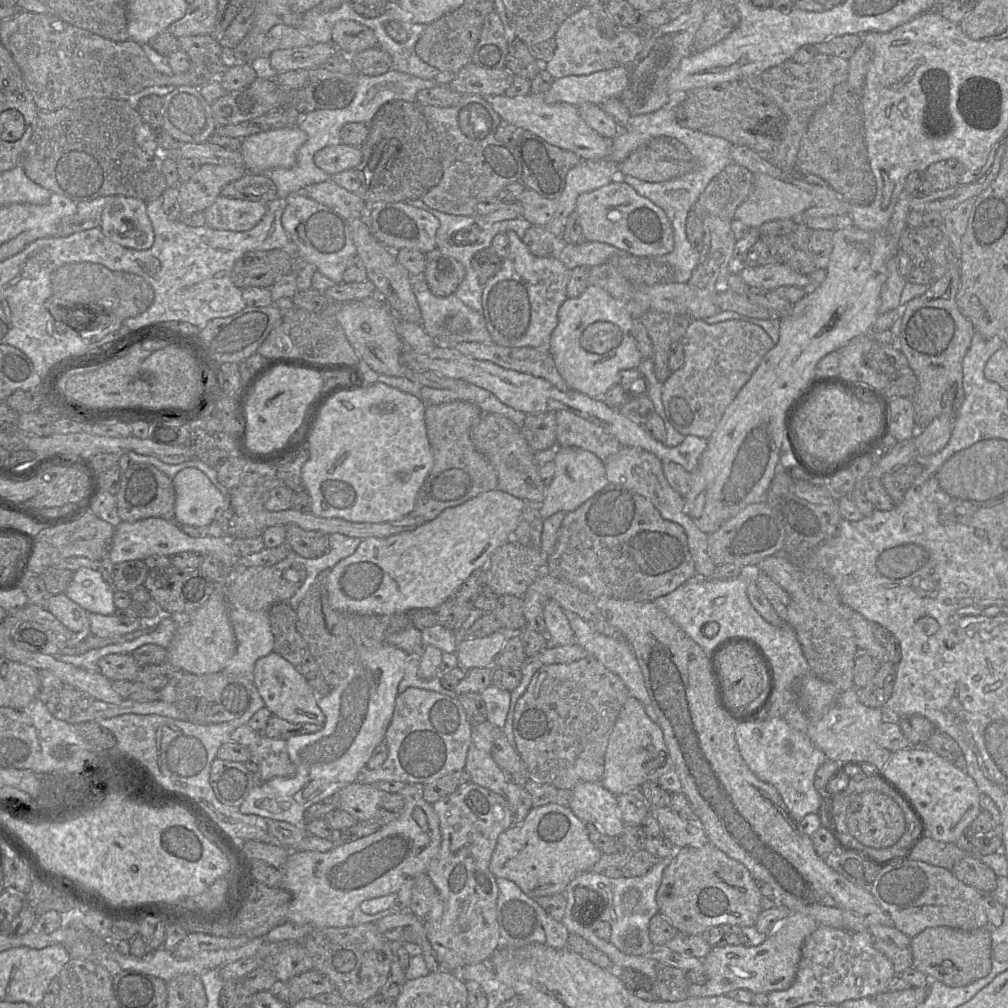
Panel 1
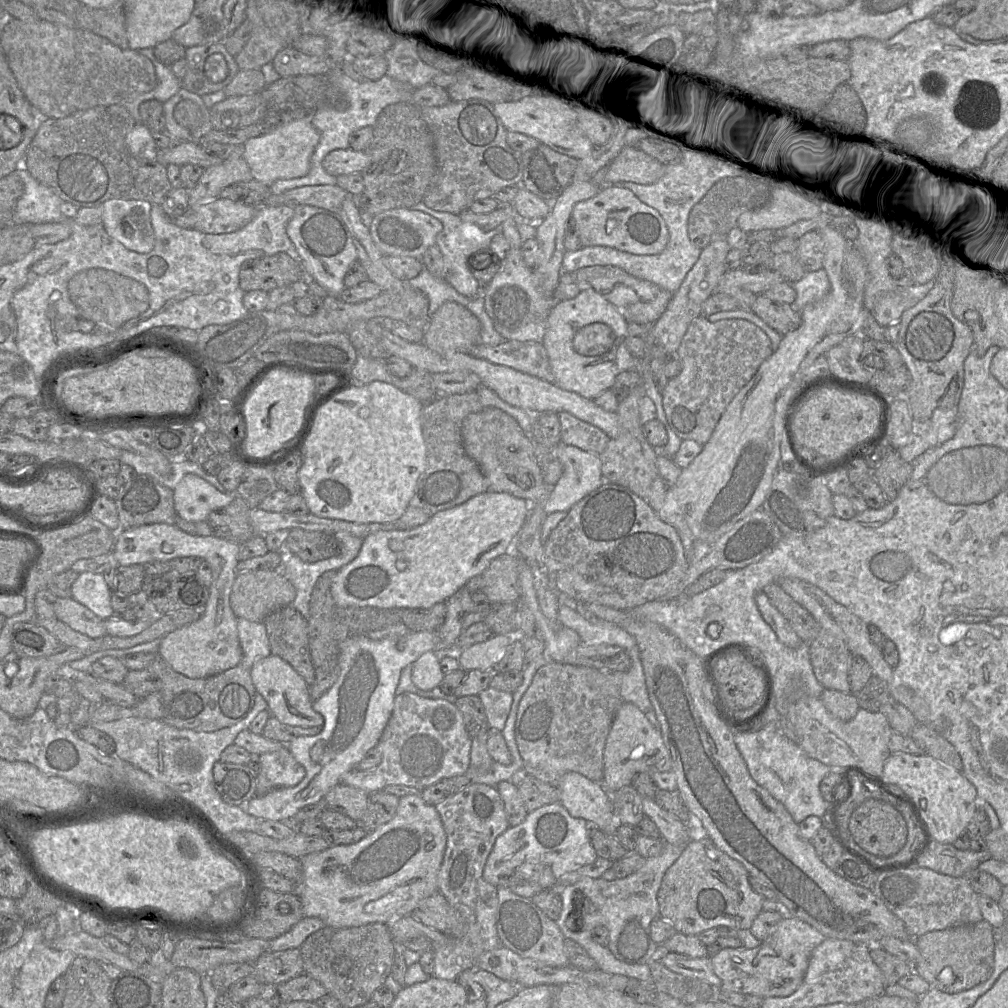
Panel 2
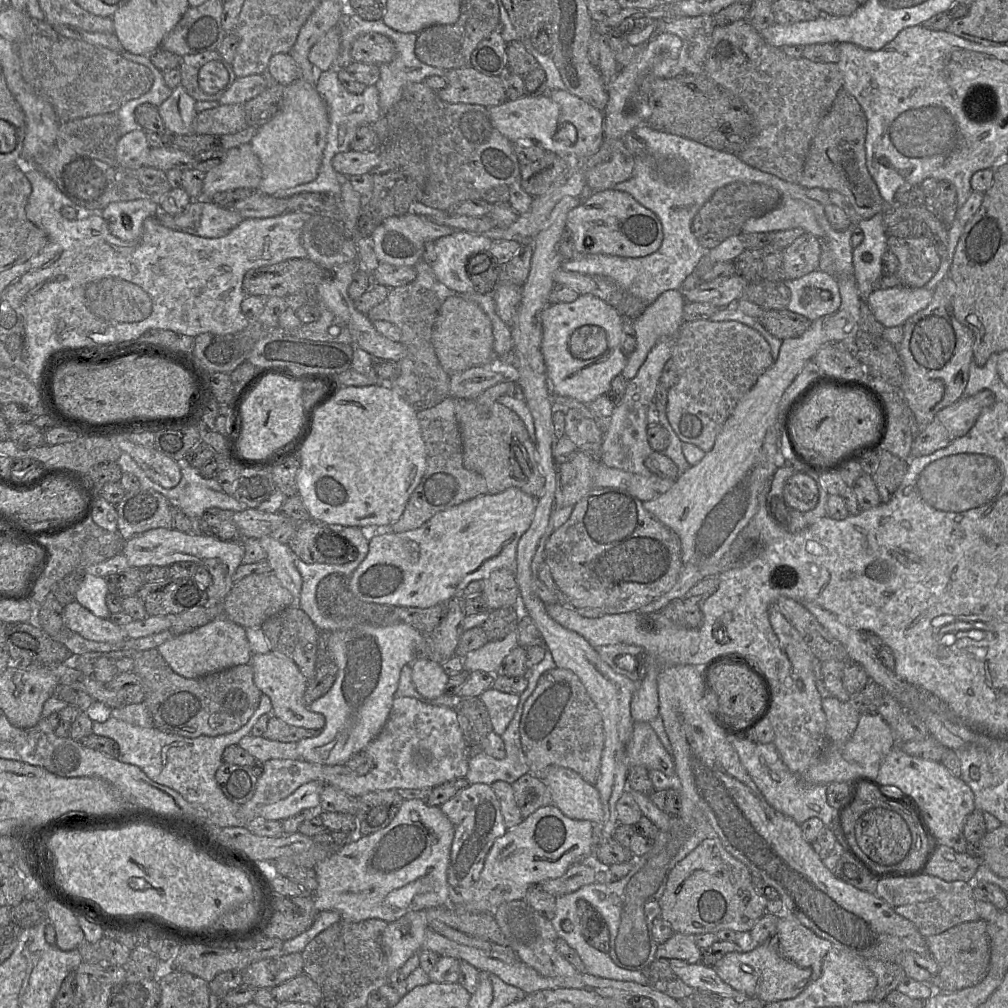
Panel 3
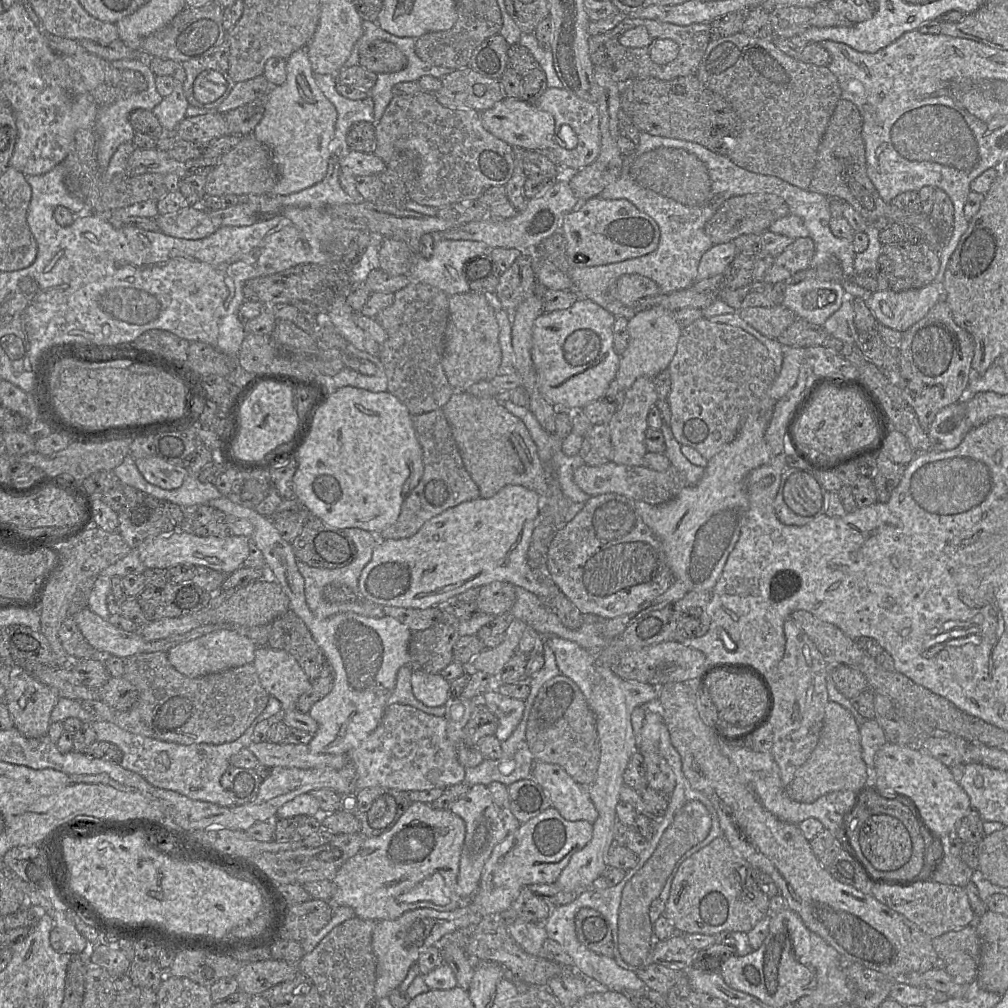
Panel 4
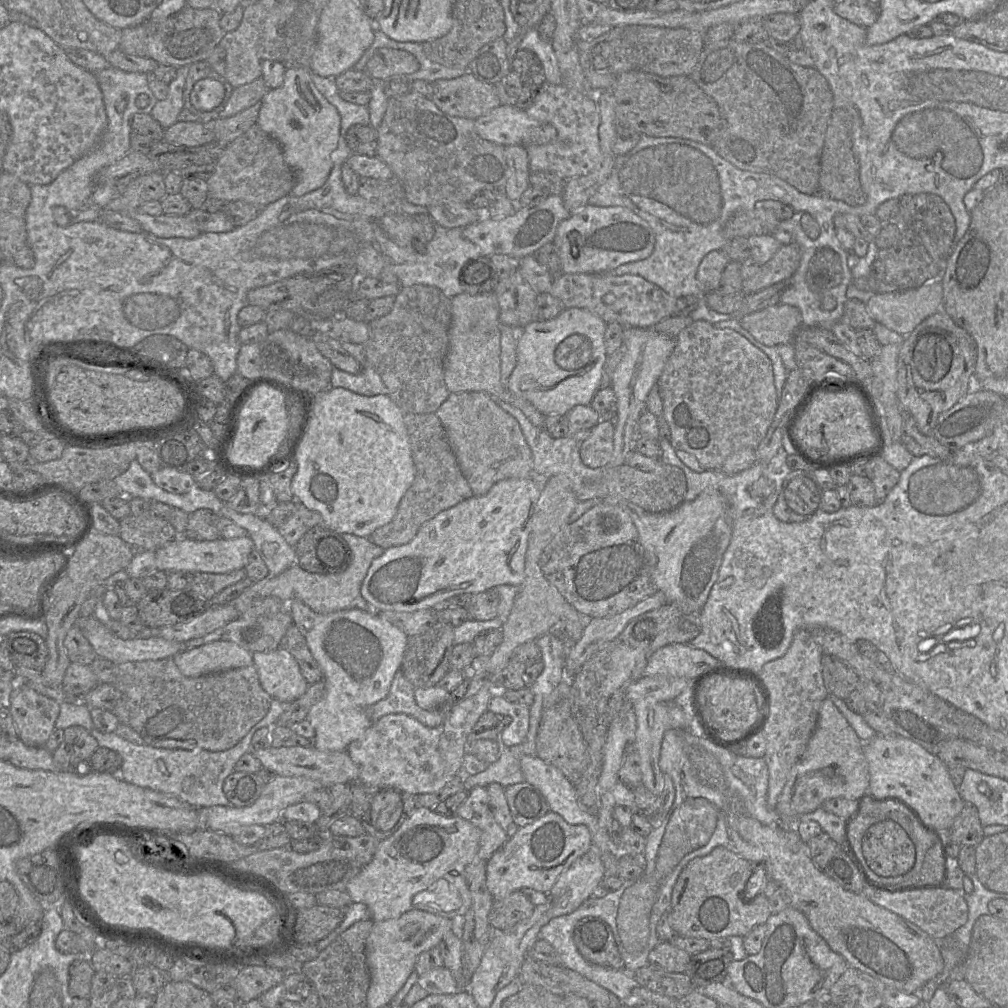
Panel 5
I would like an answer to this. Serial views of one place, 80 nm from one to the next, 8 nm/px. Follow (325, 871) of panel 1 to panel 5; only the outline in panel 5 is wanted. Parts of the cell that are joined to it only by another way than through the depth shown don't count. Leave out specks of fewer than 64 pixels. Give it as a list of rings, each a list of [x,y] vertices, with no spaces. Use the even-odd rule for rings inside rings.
[[[418,805],[395,833],[379,842],[371,862],[348,882],[345,892],[353,903],[363,903],[369,908],[372,921],[395,919],[411,909],[419,909],[453,919],[458,931],[458,923],[472,901],[465,869],[479,850],[480,838],[481,830],[458,815],[444,816]]]

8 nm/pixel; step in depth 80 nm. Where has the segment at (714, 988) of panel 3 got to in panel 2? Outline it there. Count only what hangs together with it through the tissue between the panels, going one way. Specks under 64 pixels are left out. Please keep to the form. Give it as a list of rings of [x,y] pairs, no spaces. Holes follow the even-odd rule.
[[[668,953],[659,962],[686,979],[704,980],[717,990],[721,988],[721,980],[713,972],[709,957],[690,958],[677,953]]]

